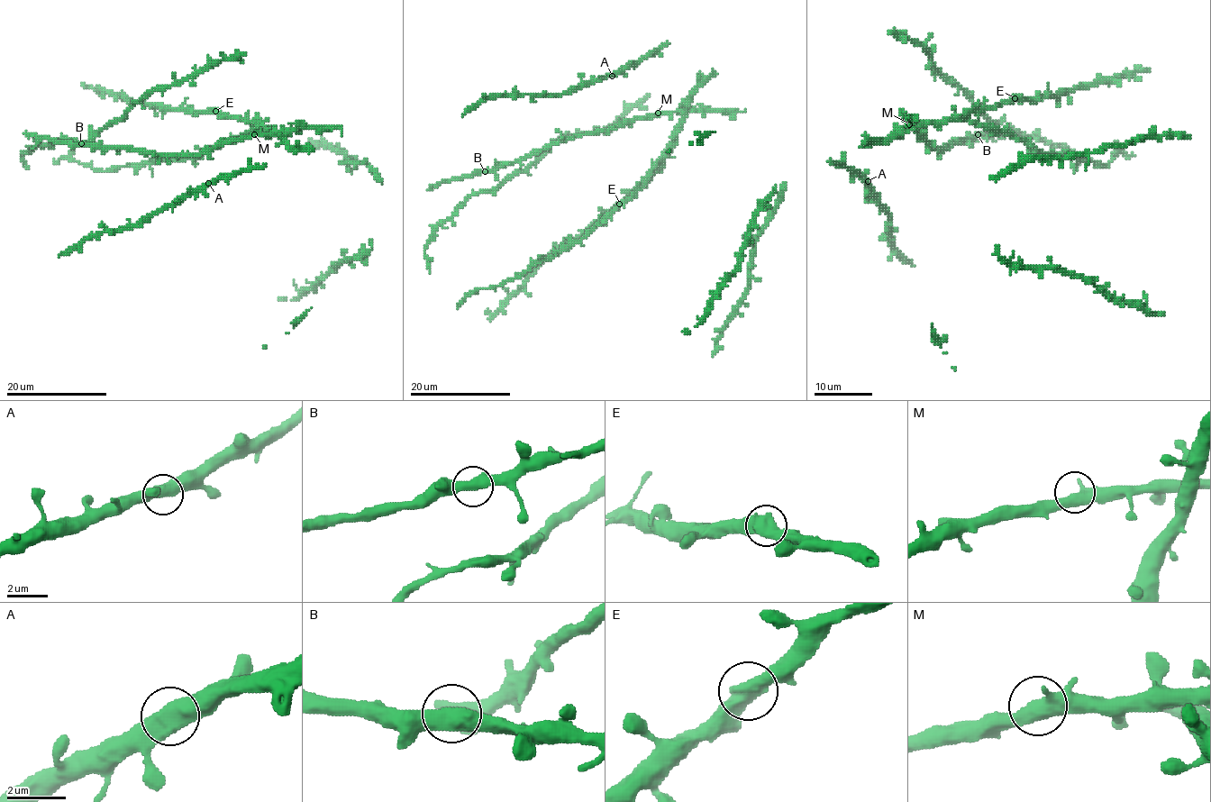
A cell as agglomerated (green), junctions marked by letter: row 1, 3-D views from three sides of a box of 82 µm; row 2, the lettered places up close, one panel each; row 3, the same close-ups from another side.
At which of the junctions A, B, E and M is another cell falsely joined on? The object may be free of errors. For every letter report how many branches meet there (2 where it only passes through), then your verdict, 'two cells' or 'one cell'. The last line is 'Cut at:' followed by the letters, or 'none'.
A: 2 | one cell
B: 2 | one cell
E: 2 | one cell
M: 2 | one cell
Cut at: none

